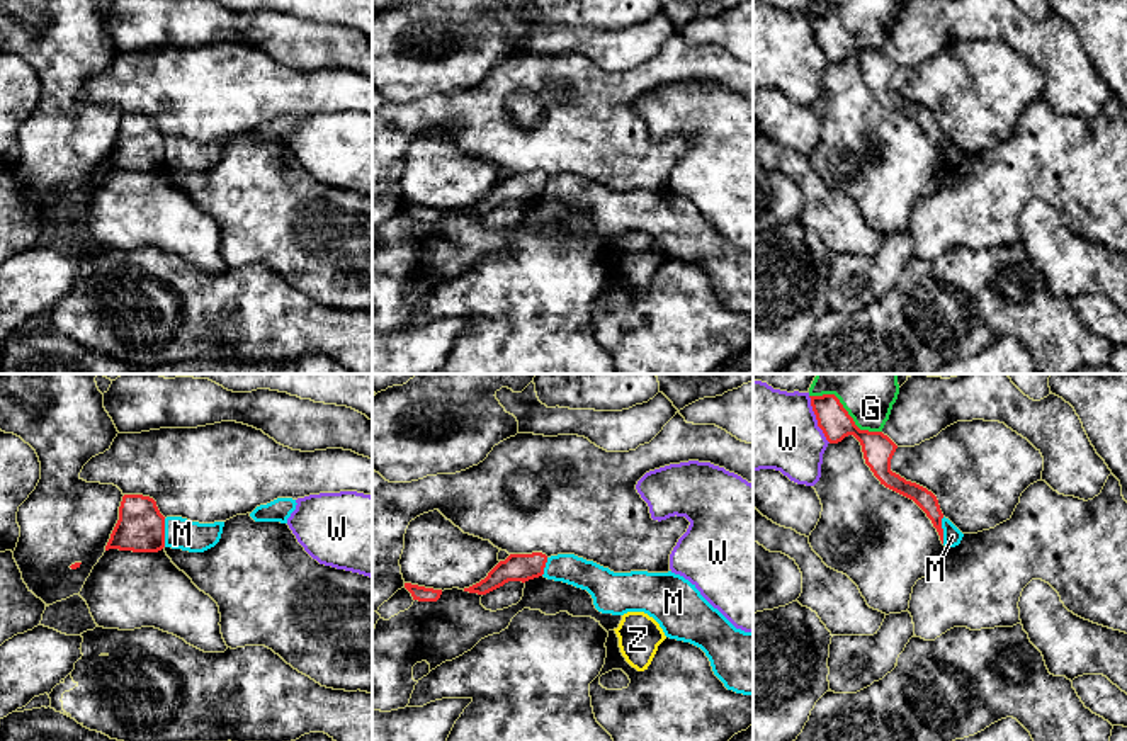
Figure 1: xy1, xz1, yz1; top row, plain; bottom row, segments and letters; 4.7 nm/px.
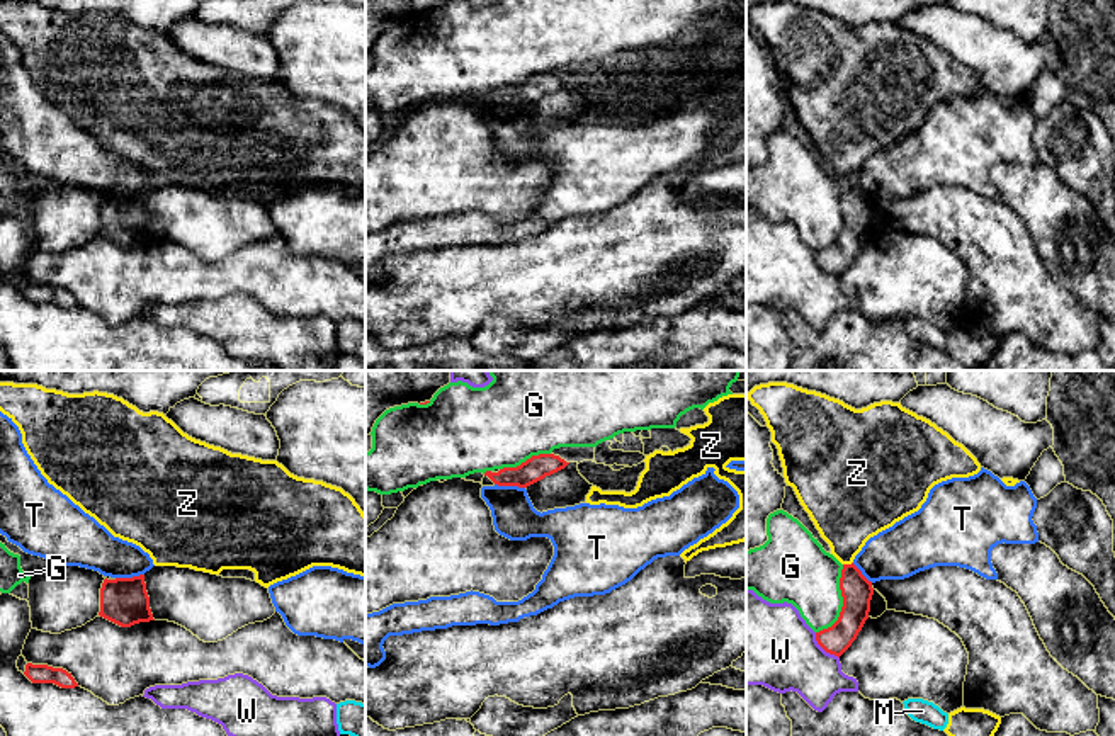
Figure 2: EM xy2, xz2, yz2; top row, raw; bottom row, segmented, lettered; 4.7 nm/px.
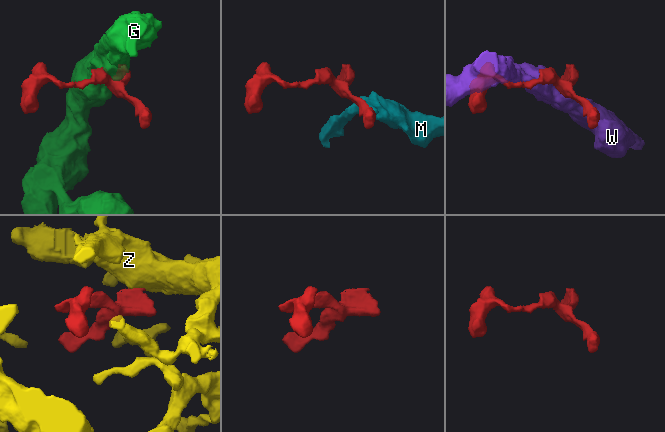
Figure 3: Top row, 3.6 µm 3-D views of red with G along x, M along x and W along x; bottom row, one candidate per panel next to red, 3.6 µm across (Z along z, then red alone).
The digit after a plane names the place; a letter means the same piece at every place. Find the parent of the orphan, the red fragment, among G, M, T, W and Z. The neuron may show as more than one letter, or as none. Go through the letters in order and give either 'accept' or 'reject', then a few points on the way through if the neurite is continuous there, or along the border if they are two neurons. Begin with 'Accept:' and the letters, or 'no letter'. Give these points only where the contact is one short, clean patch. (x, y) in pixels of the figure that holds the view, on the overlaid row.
Accept: Z
G: reject
M: reject; border along xy1 (164, 519), (165, 546)
T: reject; border along xz2 (495, 483), (524, 488)
W: reject
Z: accept; runs through yz2 (857, 590), (847, 565), (847, 512)

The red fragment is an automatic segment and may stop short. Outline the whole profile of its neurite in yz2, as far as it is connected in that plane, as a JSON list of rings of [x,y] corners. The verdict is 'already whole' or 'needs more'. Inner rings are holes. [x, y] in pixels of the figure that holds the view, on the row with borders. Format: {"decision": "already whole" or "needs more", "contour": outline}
{"decision": "needs more", "contour": [[[787,382],[755,386],[746,398],[760,410],[772,432],[785,483],[794,488],[831,554],[843,564],[840,617],[831,627],[816,632],[818,644],[840,658],[869,619],[874,595],[872,581],[853,564],[855,556],[870,537],[918,512],[935,484],[974,476],[981,464],[947,432],[901,403],[880,401],[855,410],[840,399]]]}

